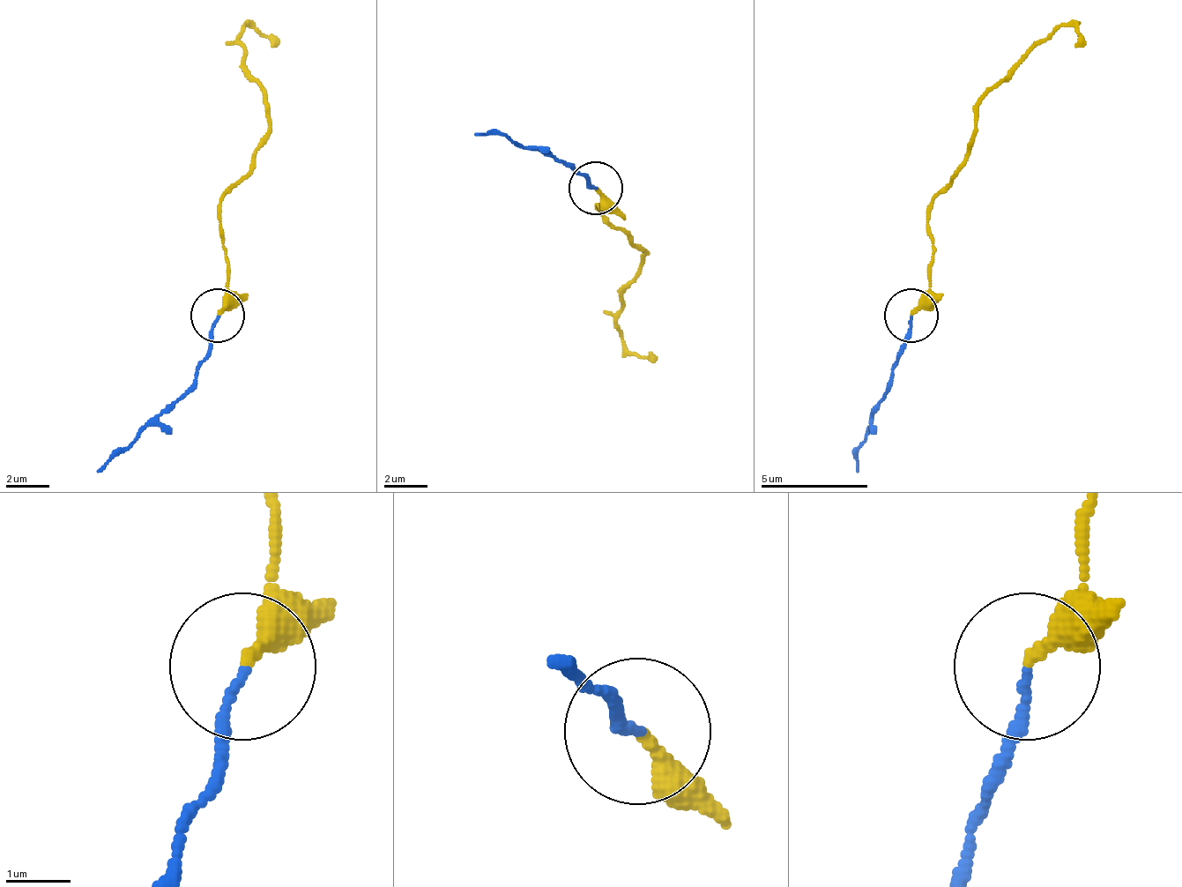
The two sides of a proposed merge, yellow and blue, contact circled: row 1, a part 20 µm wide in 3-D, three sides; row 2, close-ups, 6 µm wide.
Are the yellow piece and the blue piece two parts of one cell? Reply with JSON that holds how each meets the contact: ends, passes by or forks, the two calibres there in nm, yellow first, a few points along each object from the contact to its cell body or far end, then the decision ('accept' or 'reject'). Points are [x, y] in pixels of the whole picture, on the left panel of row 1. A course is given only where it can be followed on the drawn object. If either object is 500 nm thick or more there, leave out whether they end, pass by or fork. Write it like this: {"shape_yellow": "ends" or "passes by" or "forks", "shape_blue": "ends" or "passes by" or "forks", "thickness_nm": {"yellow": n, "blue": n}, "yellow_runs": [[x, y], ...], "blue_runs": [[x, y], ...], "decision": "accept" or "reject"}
{"shape_yellow": "ends", "shape_blue": "ends", "thickness_nm": {"yellow": 240, "blue": 120}, "yellow_runs": [[216, 314], [226, 287], [221, 201], [270, 126], [270, 105], [242, 62], [242, 29], [249, 24], [280, 45]], "blue_runs": [[216, 314], [195, 378], [124, 449], [98, 470]], "decision": "accept"}

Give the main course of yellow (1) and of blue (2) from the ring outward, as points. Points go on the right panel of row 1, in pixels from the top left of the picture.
1: (912, 314), (928, 287), (928, 201), (961, 169), (977, 126), (977, 105), (1058, 29), (1068, 24), (1079, 45)
2: (912, 314), (891, 378), (858, 449), (858, 470)

